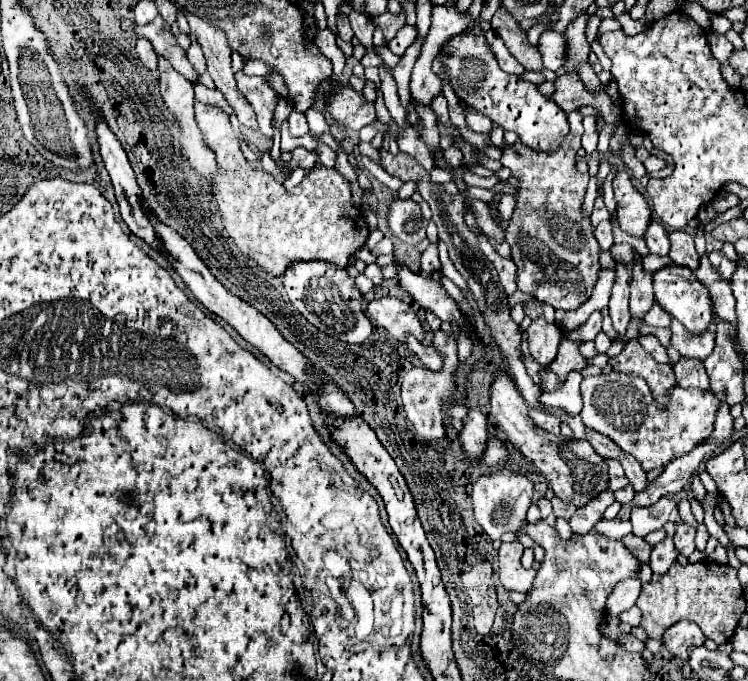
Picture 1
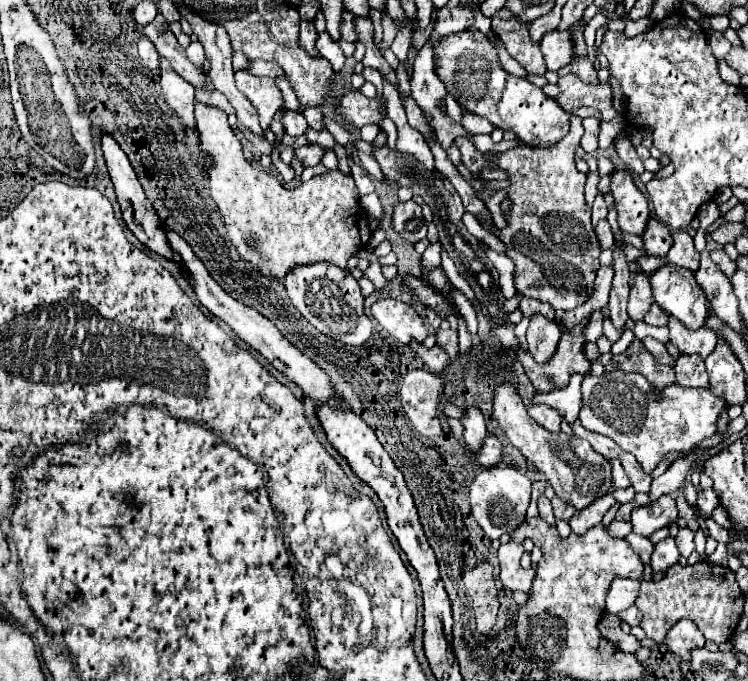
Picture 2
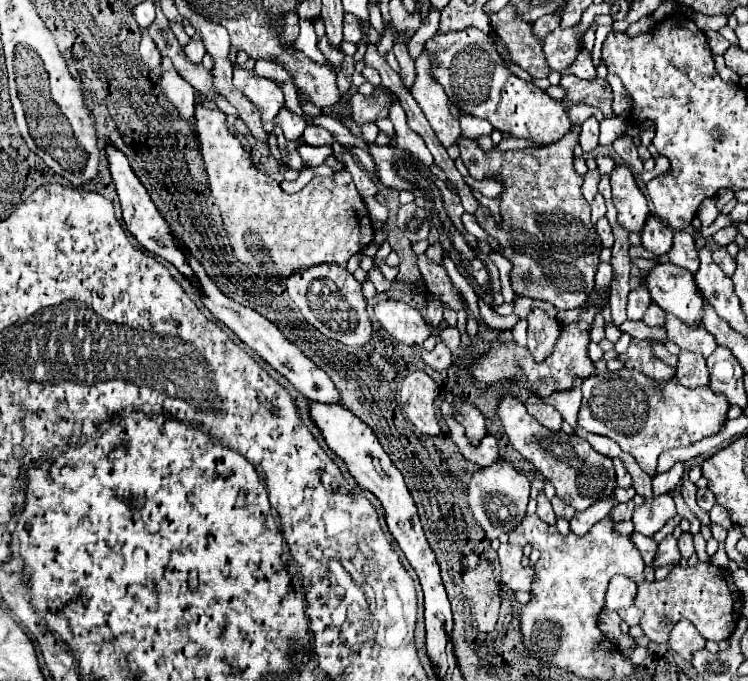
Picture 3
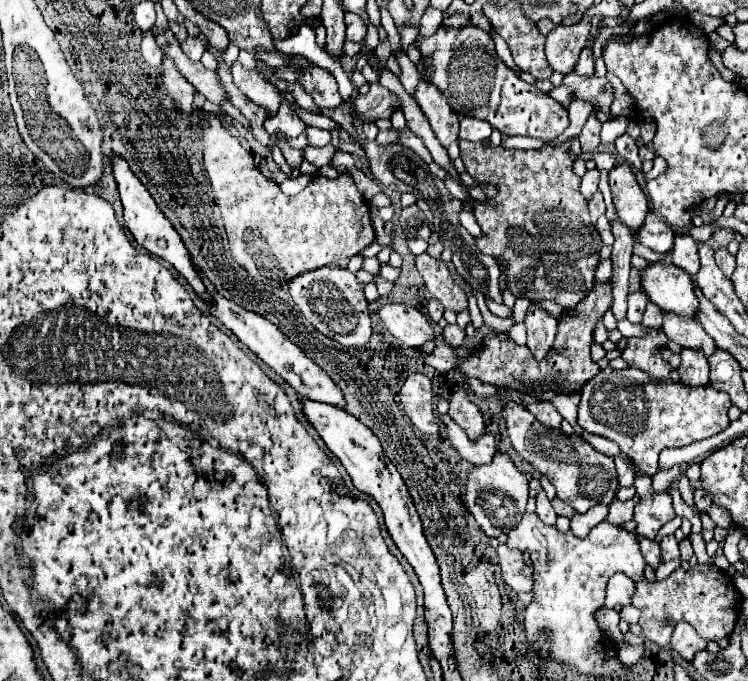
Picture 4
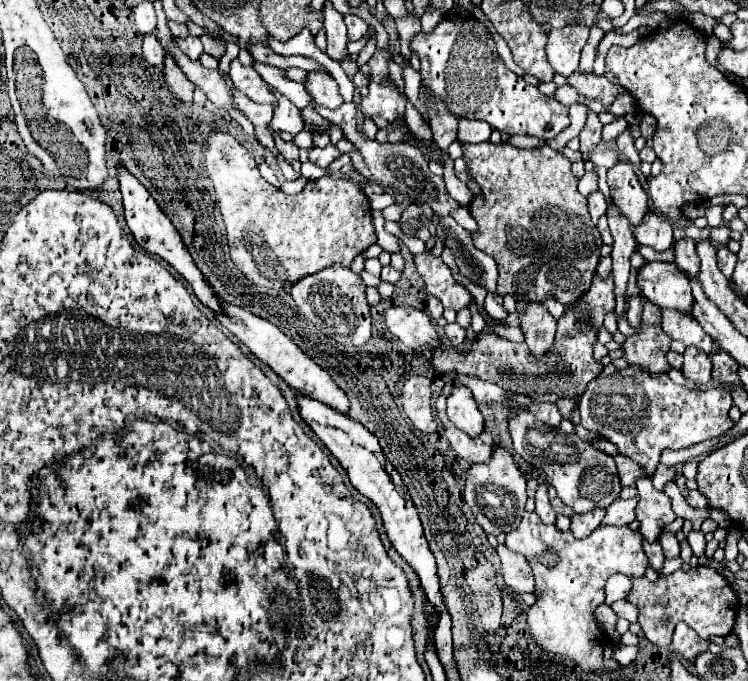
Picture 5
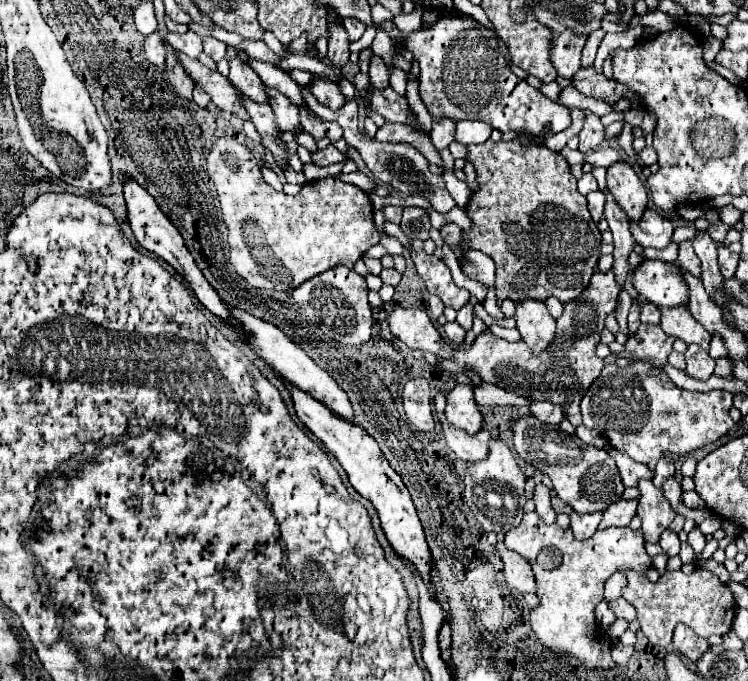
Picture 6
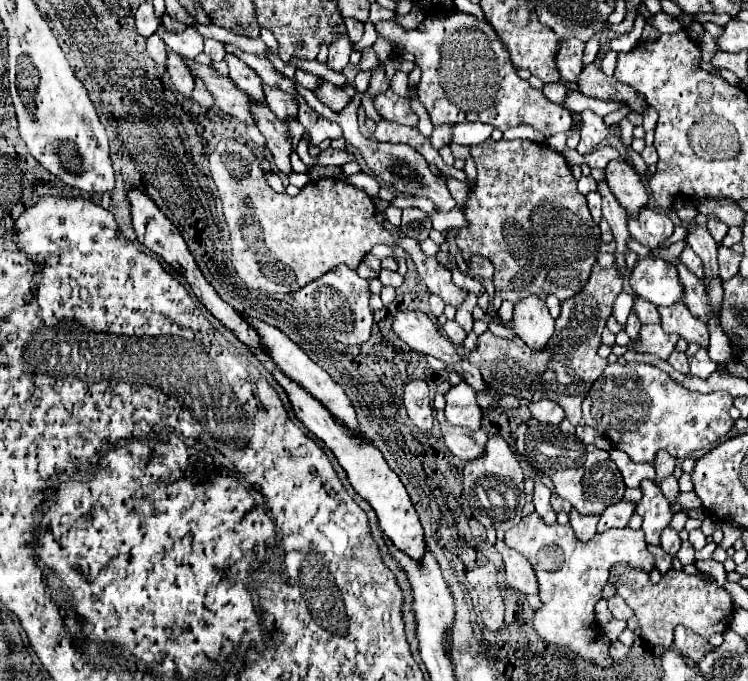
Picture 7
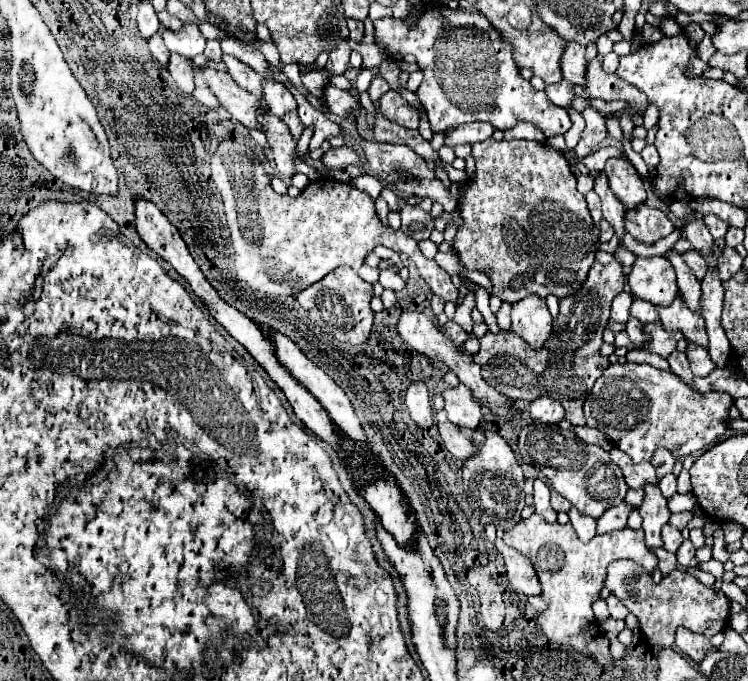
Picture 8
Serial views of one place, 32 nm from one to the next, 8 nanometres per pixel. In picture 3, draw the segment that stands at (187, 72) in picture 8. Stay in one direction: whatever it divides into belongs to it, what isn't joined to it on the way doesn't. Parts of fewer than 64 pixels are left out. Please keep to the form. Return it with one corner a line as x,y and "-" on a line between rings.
162,58
162,90
170,104
180,112
180,116
188,122
194,120
194,98
196,90
180,78
180,74
172,68
172,62
168,58

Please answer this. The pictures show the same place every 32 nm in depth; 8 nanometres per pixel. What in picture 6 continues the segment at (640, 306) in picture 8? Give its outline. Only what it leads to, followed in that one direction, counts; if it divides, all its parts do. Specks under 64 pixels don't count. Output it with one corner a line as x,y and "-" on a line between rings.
640,300
640,320
644,324
660,324
660,308
650,302
642,304
642,300

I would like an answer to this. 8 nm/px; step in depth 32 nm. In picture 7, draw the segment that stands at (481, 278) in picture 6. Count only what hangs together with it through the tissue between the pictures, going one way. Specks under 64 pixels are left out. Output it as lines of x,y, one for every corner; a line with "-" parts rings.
476,254
476,258
468,260
468,272
484,278
484,280
492,280
494,278
494,266
492,262
488,262
488,258
480,258

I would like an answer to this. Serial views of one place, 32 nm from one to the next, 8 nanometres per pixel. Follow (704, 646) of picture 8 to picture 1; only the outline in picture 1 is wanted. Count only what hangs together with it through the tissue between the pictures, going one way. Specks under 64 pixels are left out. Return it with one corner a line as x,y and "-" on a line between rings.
680,620
664,632
662,642
674,656
686,660
690,646
702,646
704,644
704,634
694,622

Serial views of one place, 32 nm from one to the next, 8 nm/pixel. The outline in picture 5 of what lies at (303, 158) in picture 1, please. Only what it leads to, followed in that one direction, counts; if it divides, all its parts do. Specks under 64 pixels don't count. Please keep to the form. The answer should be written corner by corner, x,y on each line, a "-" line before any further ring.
328,144
326,148
310,148
310,150
308,150
308,160
310,160
312,164
320,166
320,168
330,166
330,162
332,162
334,158
338,158
338,156
340,156
340,152
338,152
338,148
332,146
332,144

